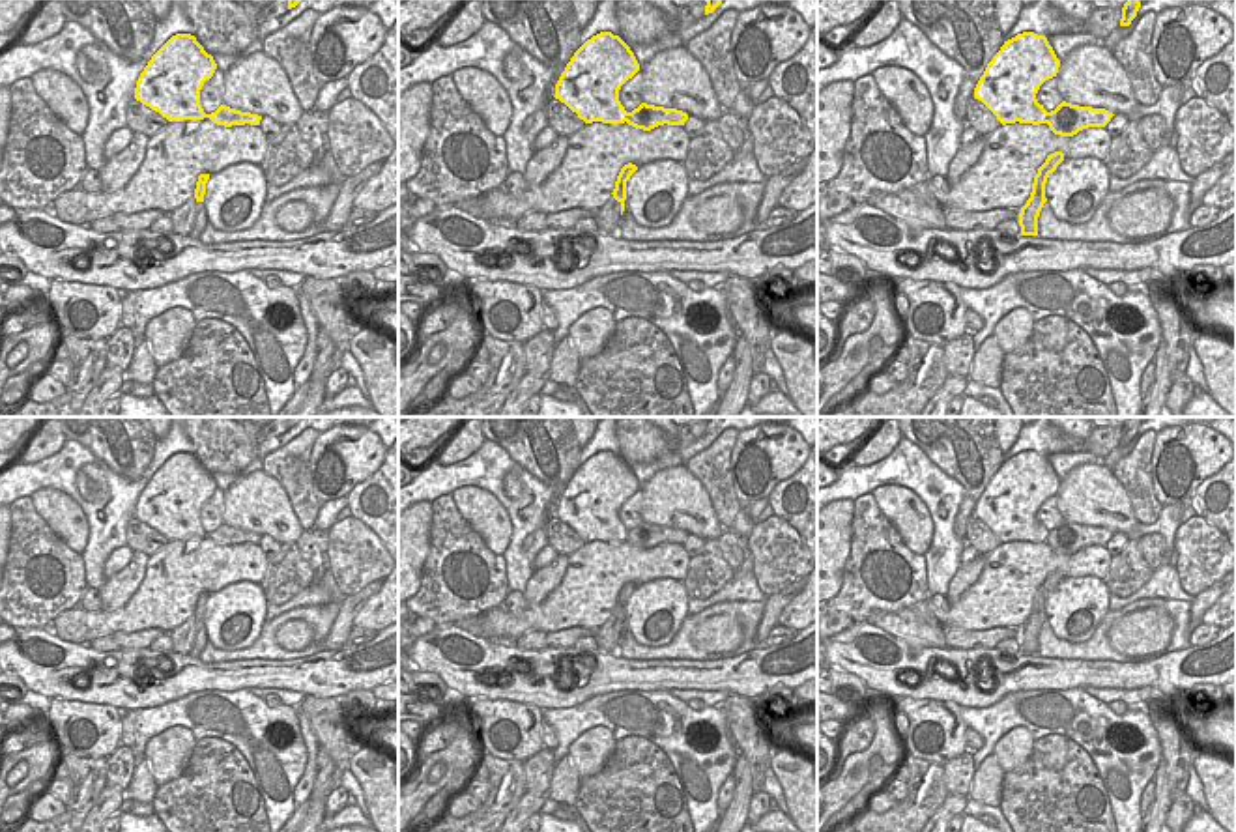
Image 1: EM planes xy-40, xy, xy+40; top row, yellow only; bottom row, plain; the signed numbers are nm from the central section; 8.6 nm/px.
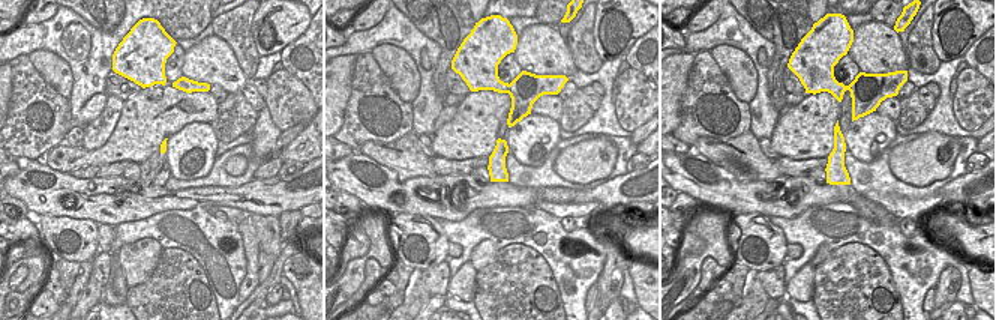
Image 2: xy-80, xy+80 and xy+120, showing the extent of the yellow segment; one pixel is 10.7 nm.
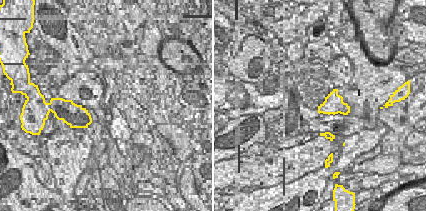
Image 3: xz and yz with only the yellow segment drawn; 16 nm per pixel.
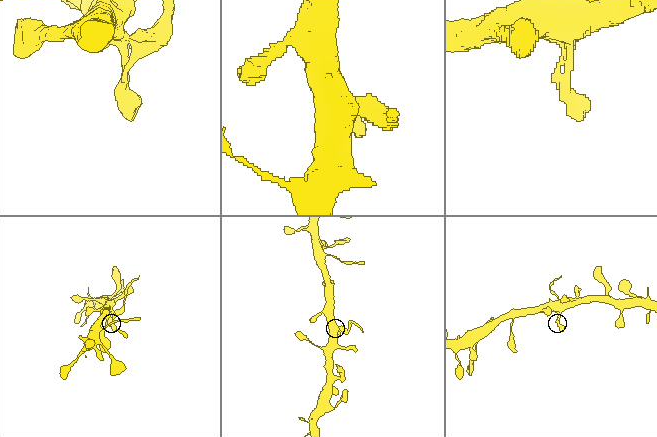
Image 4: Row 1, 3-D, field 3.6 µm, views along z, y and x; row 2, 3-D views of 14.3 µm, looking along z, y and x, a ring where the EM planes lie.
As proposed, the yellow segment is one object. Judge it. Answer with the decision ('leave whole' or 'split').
split

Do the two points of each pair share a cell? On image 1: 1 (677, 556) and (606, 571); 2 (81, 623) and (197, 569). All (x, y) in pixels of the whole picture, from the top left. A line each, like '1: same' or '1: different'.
1: same
2: same

